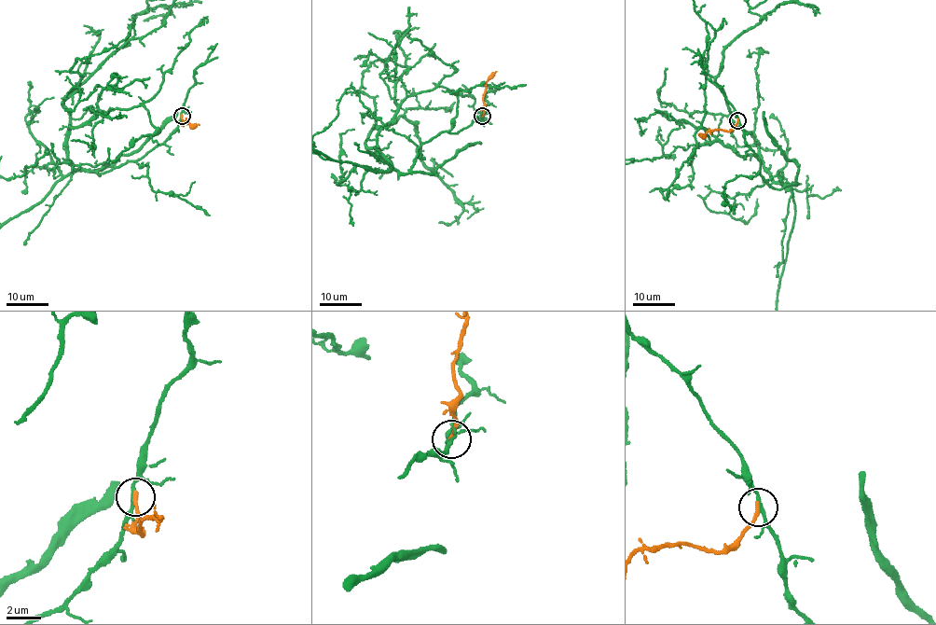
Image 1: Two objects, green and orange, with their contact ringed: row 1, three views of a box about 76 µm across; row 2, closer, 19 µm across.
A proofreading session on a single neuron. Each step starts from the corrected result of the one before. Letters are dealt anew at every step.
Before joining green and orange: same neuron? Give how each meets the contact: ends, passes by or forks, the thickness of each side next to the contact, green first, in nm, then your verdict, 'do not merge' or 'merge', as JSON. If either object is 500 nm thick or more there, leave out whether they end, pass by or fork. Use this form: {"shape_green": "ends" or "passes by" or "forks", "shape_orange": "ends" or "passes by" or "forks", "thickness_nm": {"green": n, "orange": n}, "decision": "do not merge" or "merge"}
{"shape_green": "passes by", "shape_orange": "ends", "thickness_nm": {"green": 200, "orange": 240}, "decision": "merge"}

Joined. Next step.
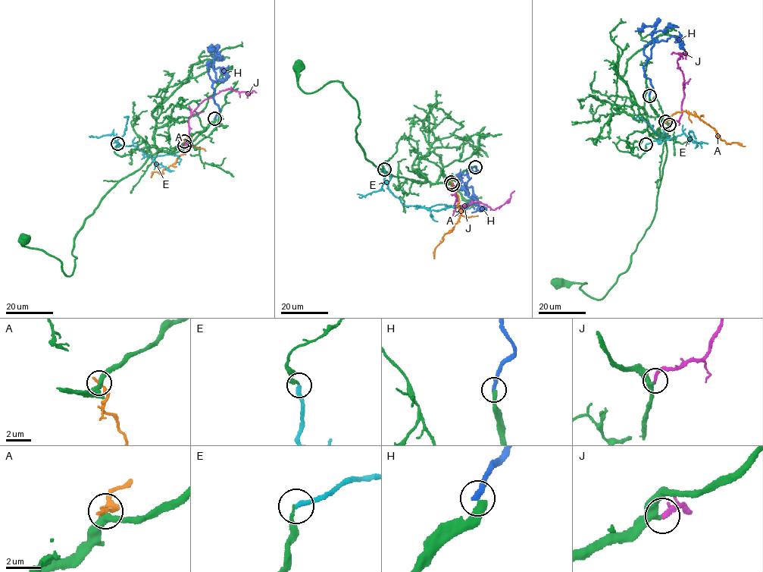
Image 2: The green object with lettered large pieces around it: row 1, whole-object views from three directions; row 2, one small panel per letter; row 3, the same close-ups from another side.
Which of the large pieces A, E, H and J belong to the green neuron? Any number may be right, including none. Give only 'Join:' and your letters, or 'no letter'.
Join: J

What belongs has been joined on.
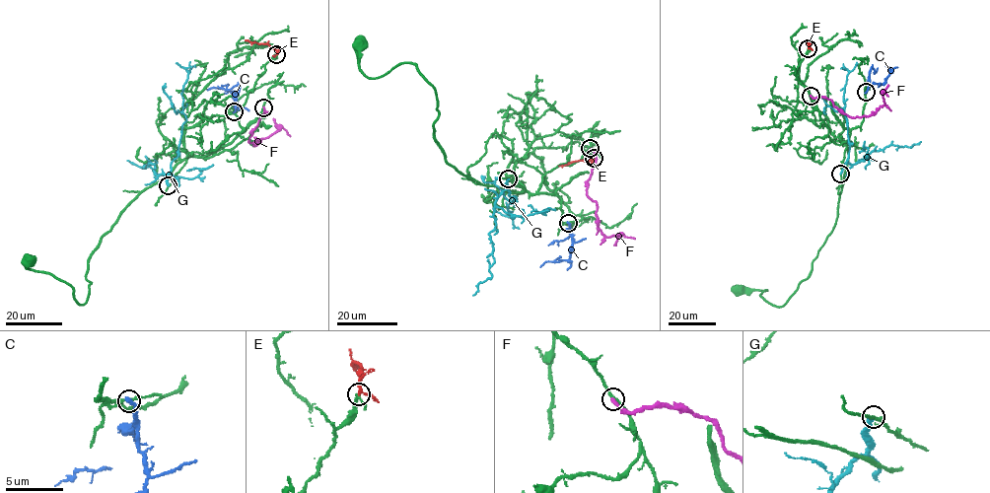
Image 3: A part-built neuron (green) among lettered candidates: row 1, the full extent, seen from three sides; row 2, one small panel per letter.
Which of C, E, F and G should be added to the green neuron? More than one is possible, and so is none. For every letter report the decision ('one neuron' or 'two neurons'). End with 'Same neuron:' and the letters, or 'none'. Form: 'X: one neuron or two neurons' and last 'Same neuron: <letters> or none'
C: two neurons
E: one neuron
F: two neurons
G: two neurons
Same neuron: E

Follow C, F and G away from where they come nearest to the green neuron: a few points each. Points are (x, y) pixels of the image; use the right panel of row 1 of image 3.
C: (866, 93), (871, 84), (883, 84), (890, 69), (892, 72)
F: (811, 96), (830, 99), (838, 109), (853, 117), (873, 114), (884, 105), (883, 92), (888, 96)
G: (840, 174), (848, 158), (850, 145), (843, 102), (848, 71), (840, 68)

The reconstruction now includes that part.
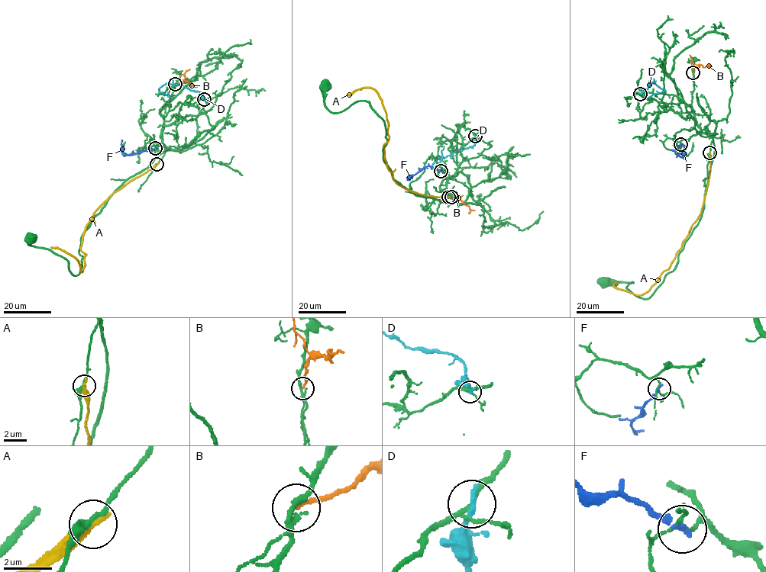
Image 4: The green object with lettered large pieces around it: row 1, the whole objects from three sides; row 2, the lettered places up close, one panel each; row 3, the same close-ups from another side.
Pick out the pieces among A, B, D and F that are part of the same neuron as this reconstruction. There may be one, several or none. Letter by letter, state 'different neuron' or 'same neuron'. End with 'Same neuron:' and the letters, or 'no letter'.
A: different neuron
B: different neuron
D: different neuron
F: different neuron
Same neuron: no letter

